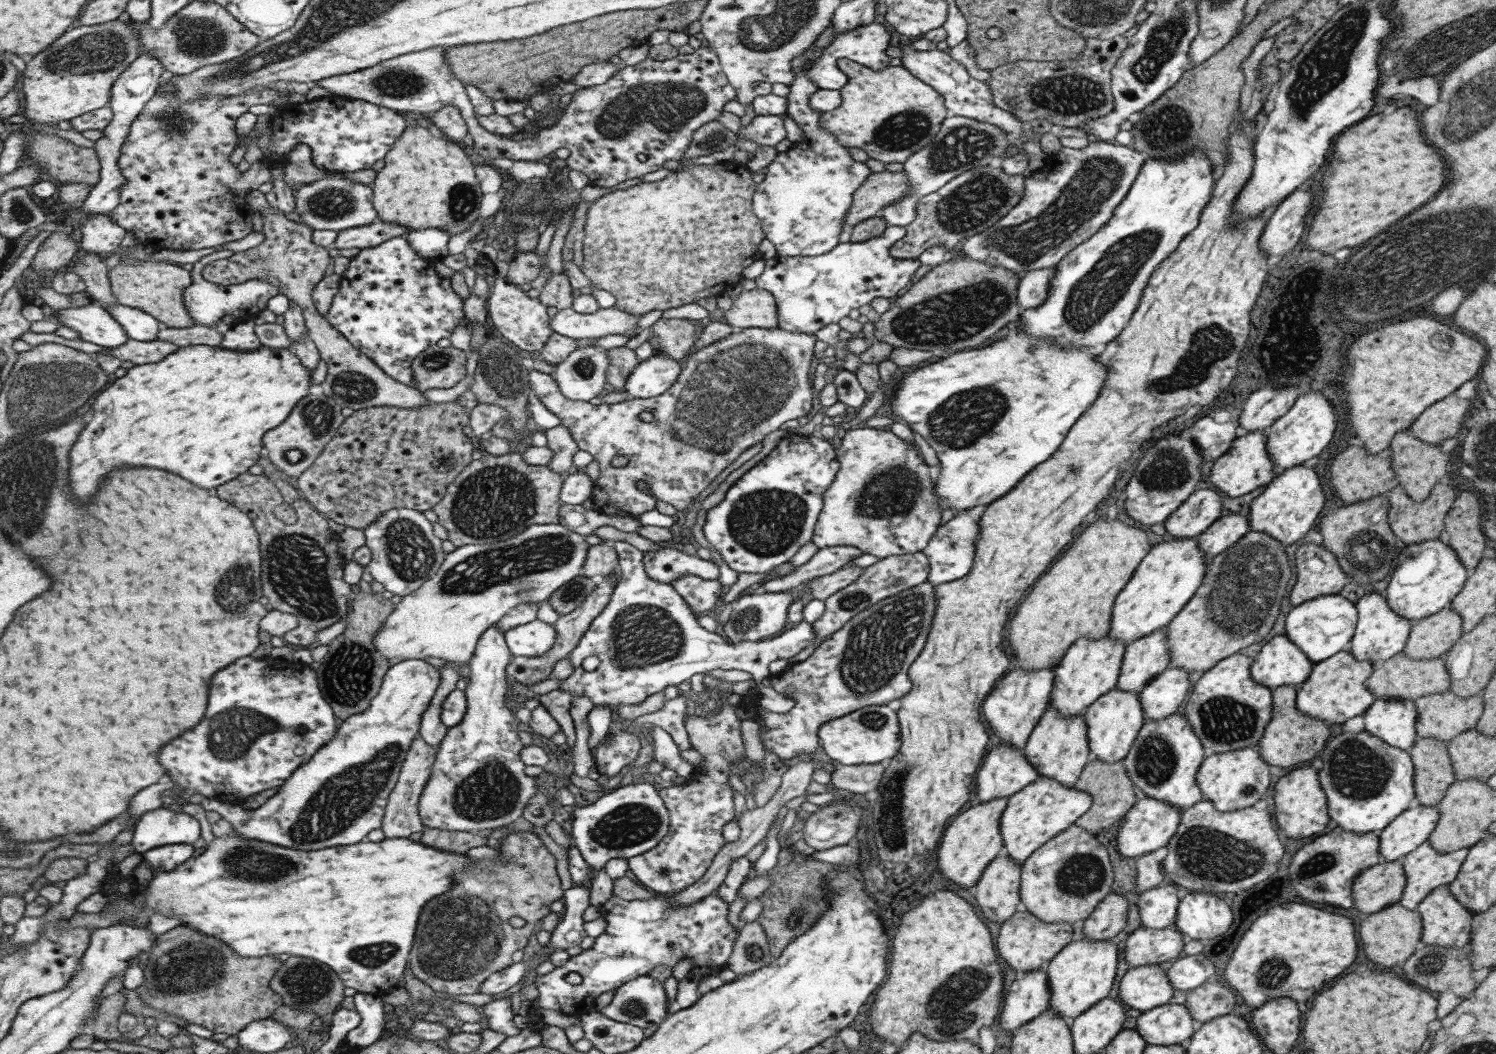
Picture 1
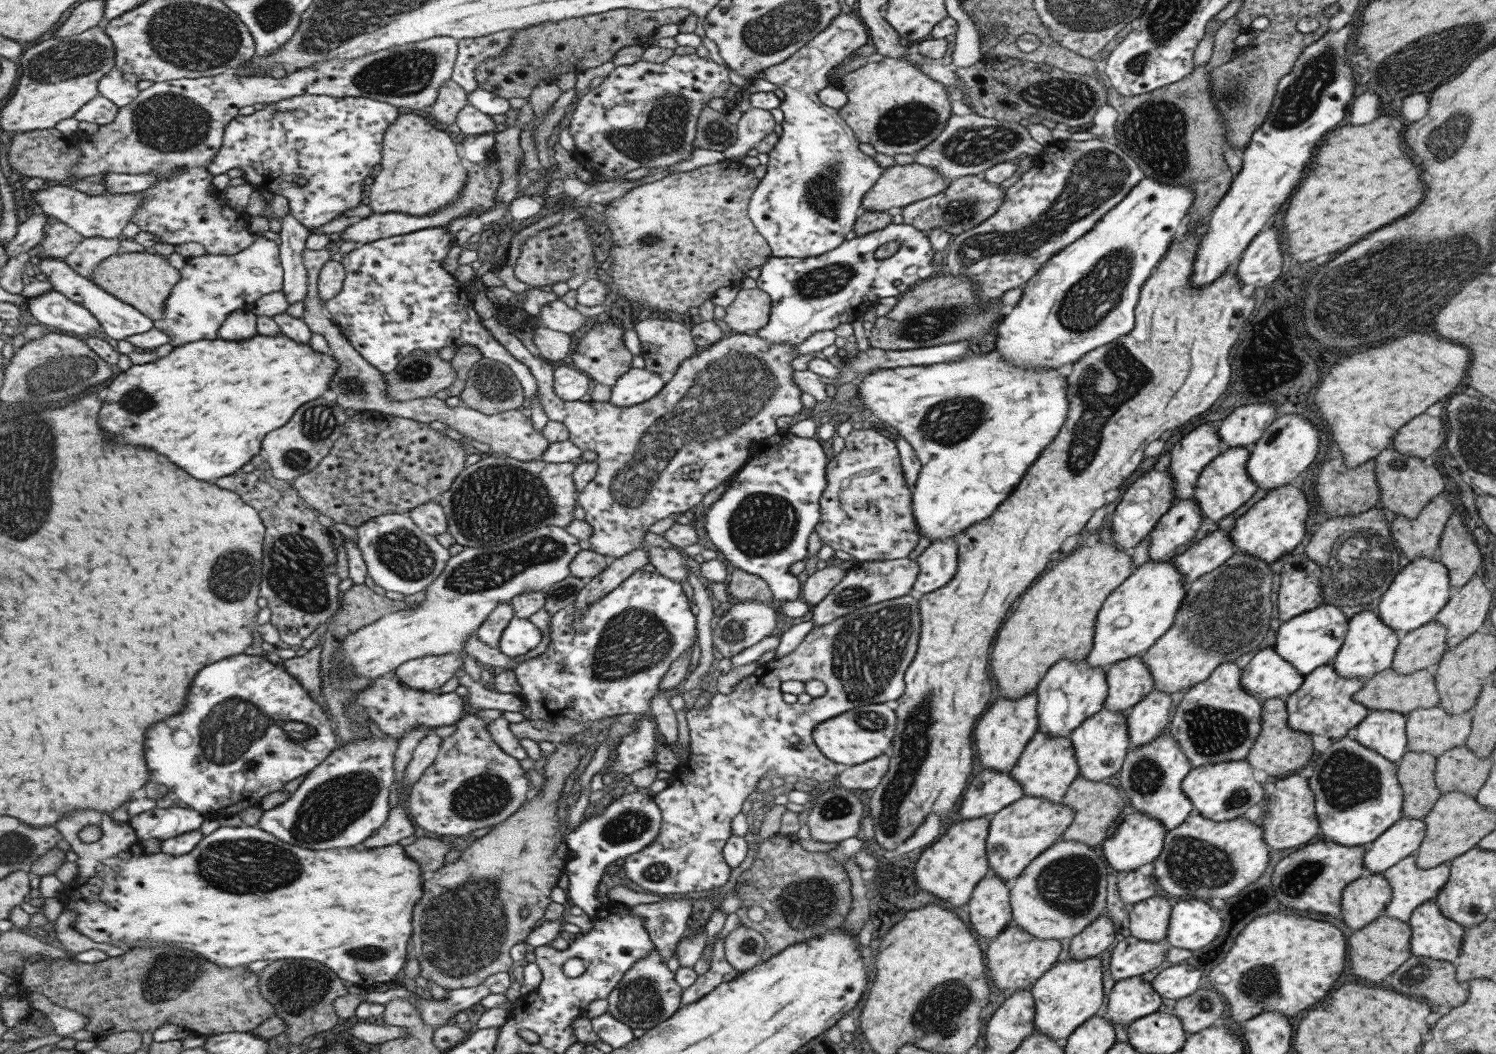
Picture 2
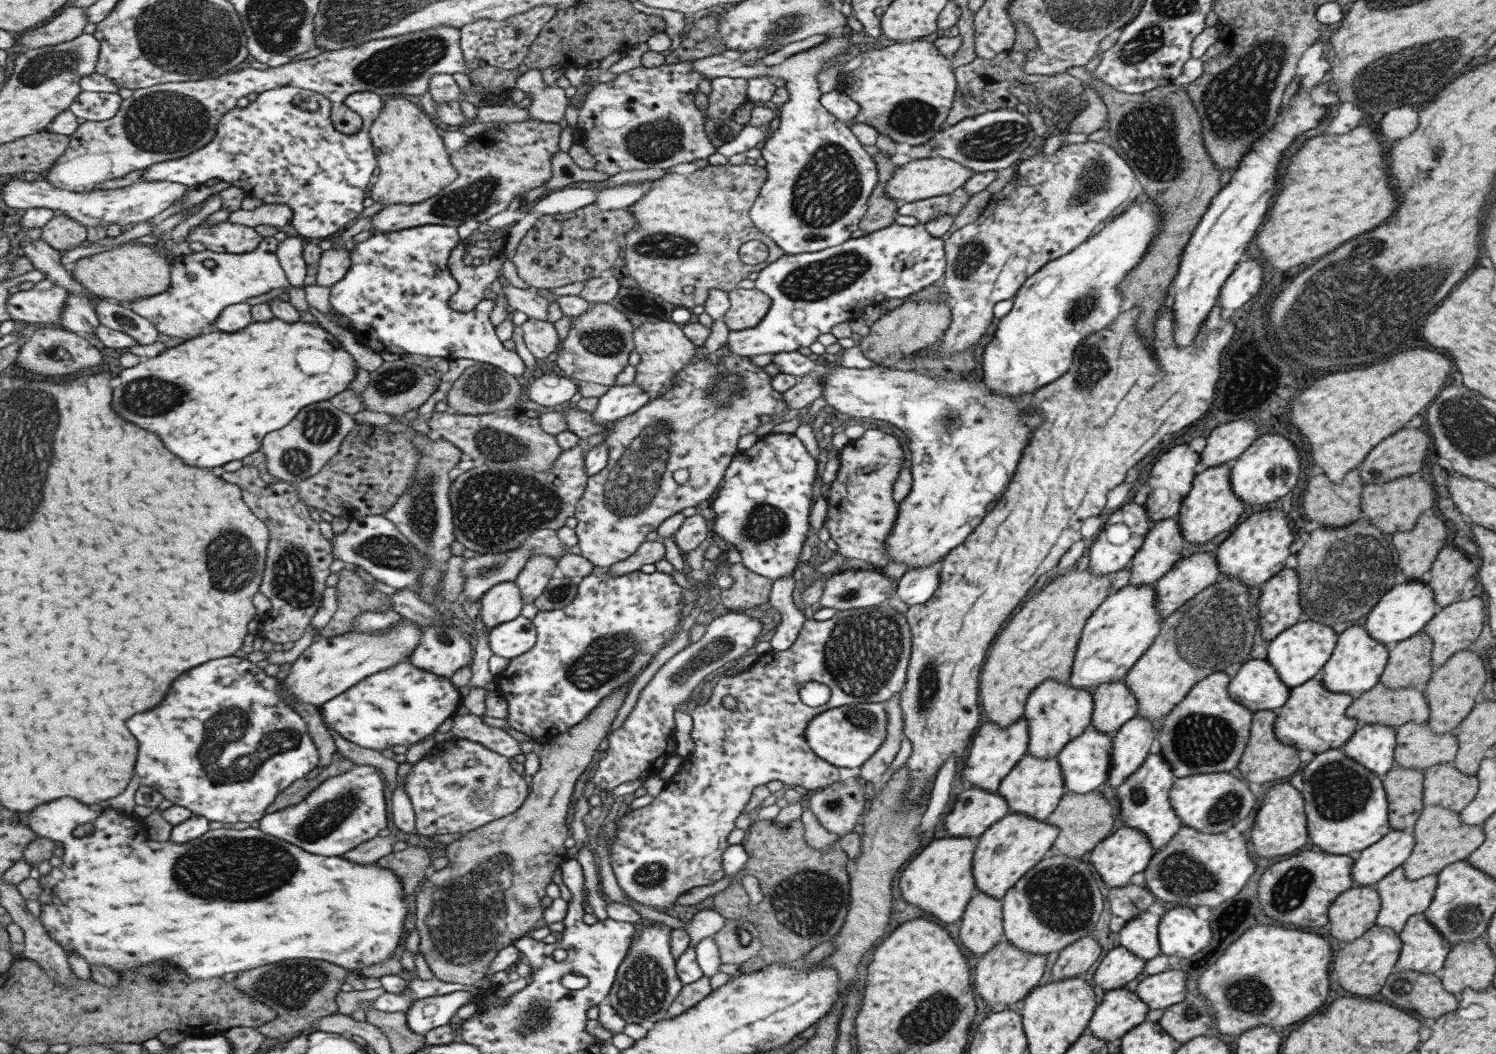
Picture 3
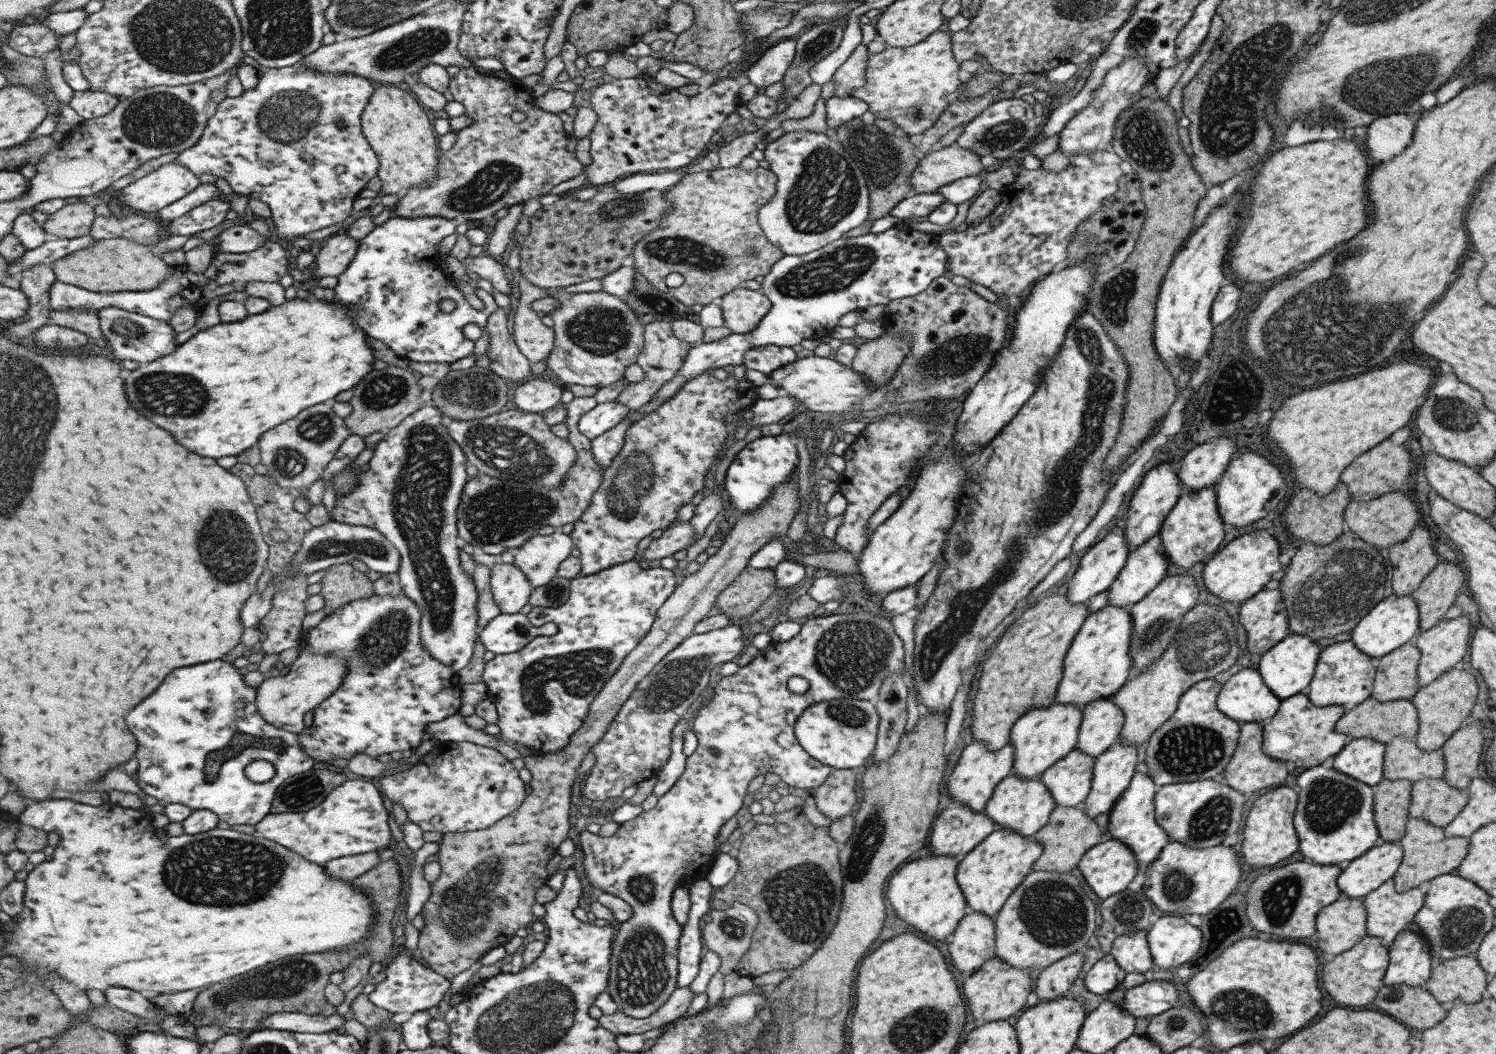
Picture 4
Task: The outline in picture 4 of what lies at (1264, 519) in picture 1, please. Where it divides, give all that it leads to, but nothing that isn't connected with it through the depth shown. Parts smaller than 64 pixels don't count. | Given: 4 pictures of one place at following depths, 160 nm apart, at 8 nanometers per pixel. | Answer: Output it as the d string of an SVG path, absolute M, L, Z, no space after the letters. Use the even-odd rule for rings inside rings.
M1271 530L1251 531L1235 538L1222 549L1217 550L1211 560L1201 568L1203 588L1209 594L1233 604L1239 604L1239 602L1242 603L1251 598L1270 581L1273 573L1282 568L1277 560L1277 556L1279 556L1277 544L1279 543L1274 539Z

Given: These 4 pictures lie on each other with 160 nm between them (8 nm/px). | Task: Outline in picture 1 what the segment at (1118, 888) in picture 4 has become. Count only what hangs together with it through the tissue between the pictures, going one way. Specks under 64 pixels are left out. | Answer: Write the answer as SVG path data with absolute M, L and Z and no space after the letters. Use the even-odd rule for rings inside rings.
M1138 798L1117 823L1116 851L1121 856L1131 858L1132 856L1137 857L1138 855L1153 852L1158 848L1163 848L1176 831L1182 812L1183 810L1176 806L1154 798Z

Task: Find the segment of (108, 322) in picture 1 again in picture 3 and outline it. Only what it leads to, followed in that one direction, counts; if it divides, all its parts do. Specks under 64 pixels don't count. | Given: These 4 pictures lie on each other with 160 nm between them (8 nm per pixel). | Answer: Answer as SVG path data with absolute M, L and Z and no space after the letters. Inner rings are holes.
M43 279L32 289L10 294L6 310L22 327L38 324L62 324L68 292L54 280Z

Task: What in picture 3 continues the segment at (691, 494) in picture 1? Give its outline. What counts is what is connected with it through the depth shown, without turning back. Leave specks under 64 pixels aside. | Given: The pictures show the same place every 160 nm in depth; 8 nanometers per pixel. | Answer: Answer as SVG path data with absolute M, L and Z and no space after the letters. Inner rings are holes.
M459 241L448 260L451 276L454 276L460 284L457 294L451 296L451 300L449 300L449 307L459 312L471 312L475 310L481 300L485 300L483 289L489 288L491 282L500 274L503 261L503 258L498 254L478 266L465 264L463 256L466 244L467 242ZM724 344L717 355L718 363L711 363L704 353L689 362L676 372L679 382L671 385L663 395L651 398L649 403L635 412L613 422L595 424L590 415L592 412L579 410L574 404L563 405L562 415L566 420L566 428L576 434L581 443L584 444L590 434L607 430L603 441L608 450L606 465L597 474L587 477L584 493L574 512L577 521L574 528L577 548L580 555L586 558L595 570L605 570L617 562L626 560L646 541L646 535L656 531L665 519L709 499L711 493L719 487L727 465L740 452L735 446L737 439L744 434L753 433L760 423L757 416L770 416L786 410L782 393L772 389L772 378L763 373L763 366L752 364L750 357L745 358L728 352ZM675 470L687 470L686 482L675 482Z

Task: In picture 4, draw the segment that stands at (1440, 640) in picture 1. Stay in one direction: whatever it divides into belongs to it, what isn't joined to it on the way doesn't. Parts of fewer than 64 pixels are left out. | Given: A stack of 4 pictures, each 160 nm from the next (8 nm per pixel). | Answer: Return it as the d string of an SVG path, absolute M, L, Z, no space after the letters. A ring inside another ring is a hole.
M1413 638L1378 657L1370 697L1379 702L1410 700L1419 688L1416 673L1419 657Z

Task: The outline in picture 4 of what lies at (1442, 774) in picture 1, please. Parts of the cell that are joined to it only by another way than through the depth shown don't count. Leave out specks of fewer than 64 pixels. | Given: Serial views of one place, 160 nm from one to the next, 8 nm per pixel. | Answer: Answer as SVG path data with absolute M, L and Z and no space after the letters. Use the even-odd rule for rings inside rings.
M1382 779L1373 786L1373 822L1382 842L1398 842L1404 835L1411 785L1408 780Z

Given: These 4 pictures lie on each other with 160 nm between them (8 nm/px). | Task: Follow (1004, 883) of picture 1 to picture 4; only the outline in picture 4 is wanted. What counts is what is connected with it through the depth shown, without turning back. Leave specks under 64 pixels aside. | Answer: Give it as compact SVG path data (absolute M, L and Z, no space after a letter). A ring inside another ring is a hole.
M967 911L947 940L950 966L957 972L971 974L994 954L993 917Z

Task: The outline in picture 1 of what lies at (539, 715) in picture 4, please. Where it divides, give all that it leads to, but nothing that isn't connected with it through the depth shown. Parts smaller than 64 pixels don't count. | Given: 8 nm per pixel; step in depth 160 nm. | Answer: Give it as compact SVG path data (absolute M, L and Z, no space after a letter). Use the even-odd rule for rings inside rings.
M615 541L611 542L610 544L615 550L618 558L620 578L618 579L618 582L616 583L614 589L612 590L612 593L610 594L610 599L608 600L608 603L603 607L603 610L595 618L593 618L591 624L589 624L583 636L581 636L581 639L579 640L579 642L577 642L576 648L573 648L573 650L569 652L568 659L570 660L570 663L573 666L573 671L571 672L571 675L569 675L569 677L560 680L558 686L560 690L568 692L571 697L587 696L587 698L590 698L592 706L602 706L602 704L606 704L607 708L610 708L611 711L614 711L618 706L621 705L635 706L635 704L643 702L643 700L645 700L648 696L651 696L651 694L655 694L656 692L662 691L666 686L669 686L670 684L679 684L684 680L689 680L689 677L692 674L703 674L705 671L715 670L715 668L721 668L721 670L743 670L743 672L749 672L749 674L751 674L752 679L754 680L758 688L758 693L760 694L760 697L758 698L757 702L757 704L760 706L760 709L763 709L764 711L784 713L787 712L793 706L793 699L787 697L783 693L775 692L770 686L767 685L767 674L769 674L767 671L767 666L772 660L789 660L793 655L803 650L805 646L813 646L813 644L817 644L817 639L815 639L815 635L813 635L811 623L802 620L796 626L793 626L793 628L784 630L777 636L773 636L772 638L769 638L767 640L764 639L758 642L744 641L739 643L729 643L721 636L719 631L715 633L705 631L705 629L703 629L697 623L697 618L695 618L695 615L692 613L692 610L688 607L688 604L683 600L683 598L681 598L681 595L677 594L677 591L672 587L672 585L661 584L661 582L655 582L655 580L651 580L651 578L647 578L647 576L645 576L645 572L643 572L643 564L641 564L641 551L635 549L635 547L623 541ZM587 656L595 656L595 658L599 660L599 664L597 665L597 667L594 670L591 670L590 672L585 671L581 667L581 662L583 662L583 660L585 660ZM655 725L650 730L652 736L652 760L660 762L675 776L688 778L694 774L695 767L679 757L679 749L669 737L669 734Z

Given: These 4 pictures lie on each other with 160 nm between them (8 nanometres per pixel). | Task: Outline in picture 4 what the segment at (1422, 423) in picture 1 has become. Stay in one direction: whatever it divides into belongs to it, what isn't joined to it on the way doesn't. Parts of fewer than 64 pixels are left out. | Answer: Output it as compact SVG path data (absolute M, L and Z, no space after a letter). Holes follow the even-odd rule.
M1383 439L1373 448L1354 458L1342 471L1339 477L1344 482L1350 501L1373 500L1382 494L1397 490L1403 482L1409 478L1411 468L1411 456L1406 443L1391 445L1387 439Z

